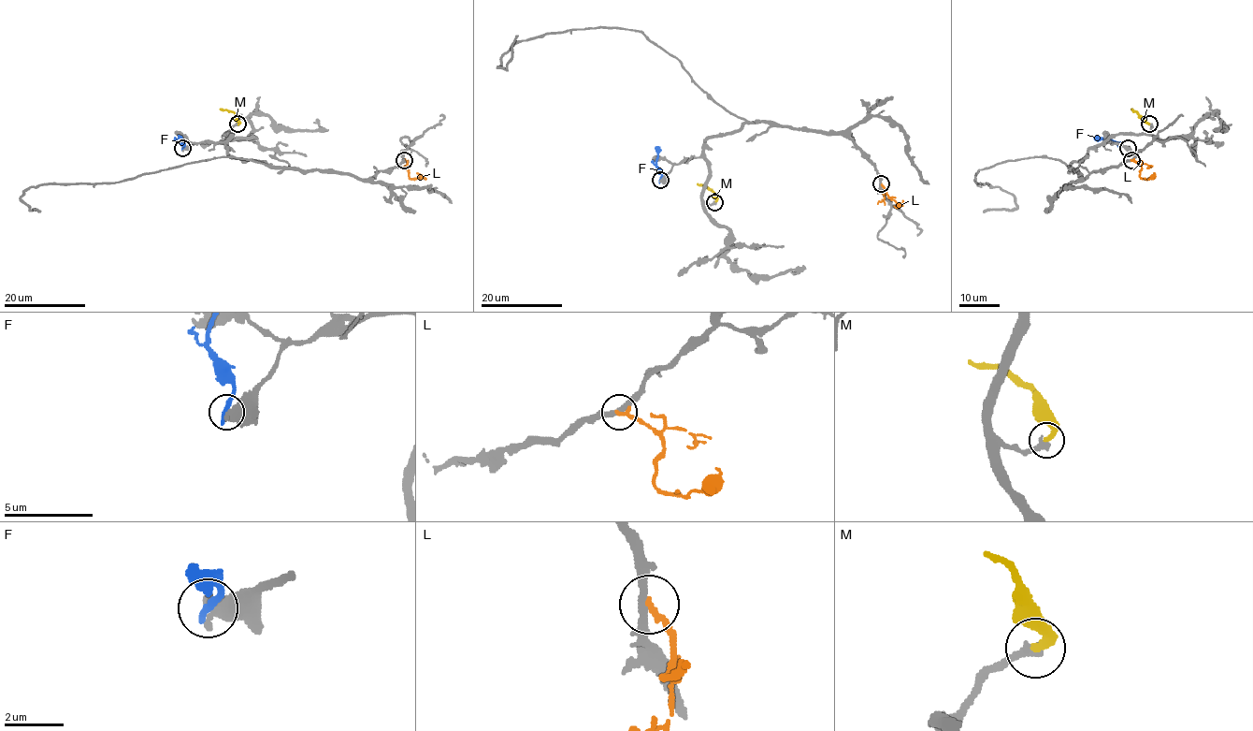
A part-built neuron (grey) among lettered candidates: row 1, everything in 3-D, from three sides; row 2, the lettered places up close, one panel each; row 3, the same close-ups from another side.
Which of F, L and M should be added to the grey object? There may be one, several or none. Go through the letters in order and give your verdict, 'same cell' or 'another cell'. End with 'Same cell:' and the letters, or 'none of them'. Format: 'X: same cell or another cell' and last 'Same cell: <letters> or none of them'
F: another cell
L: another cell
M: same cell
Same cell: M

